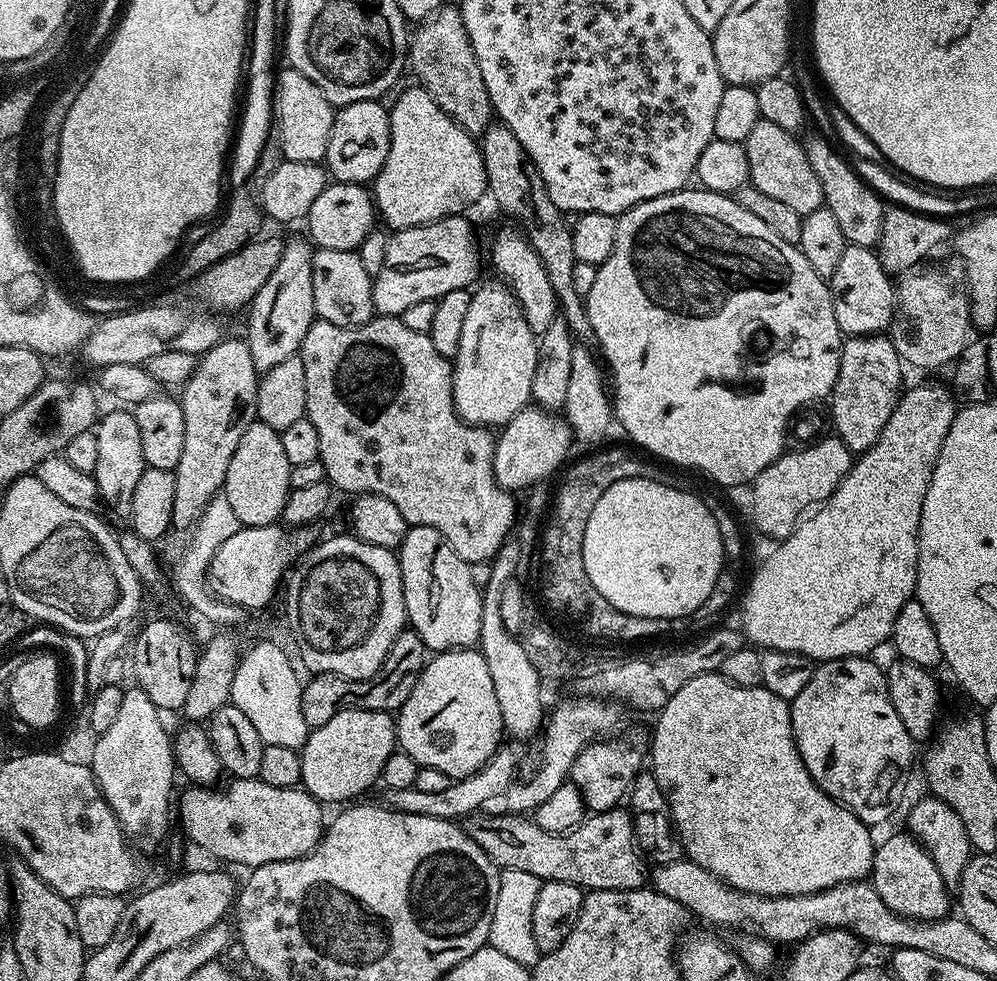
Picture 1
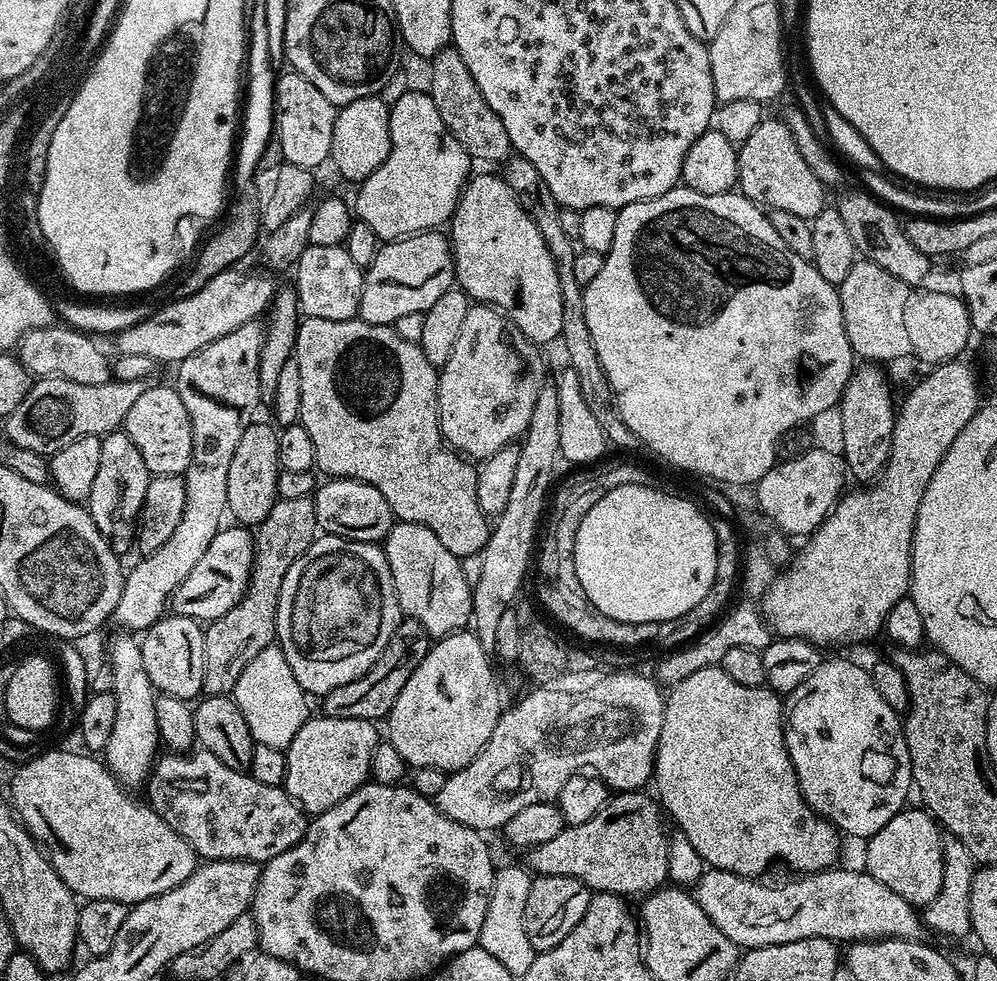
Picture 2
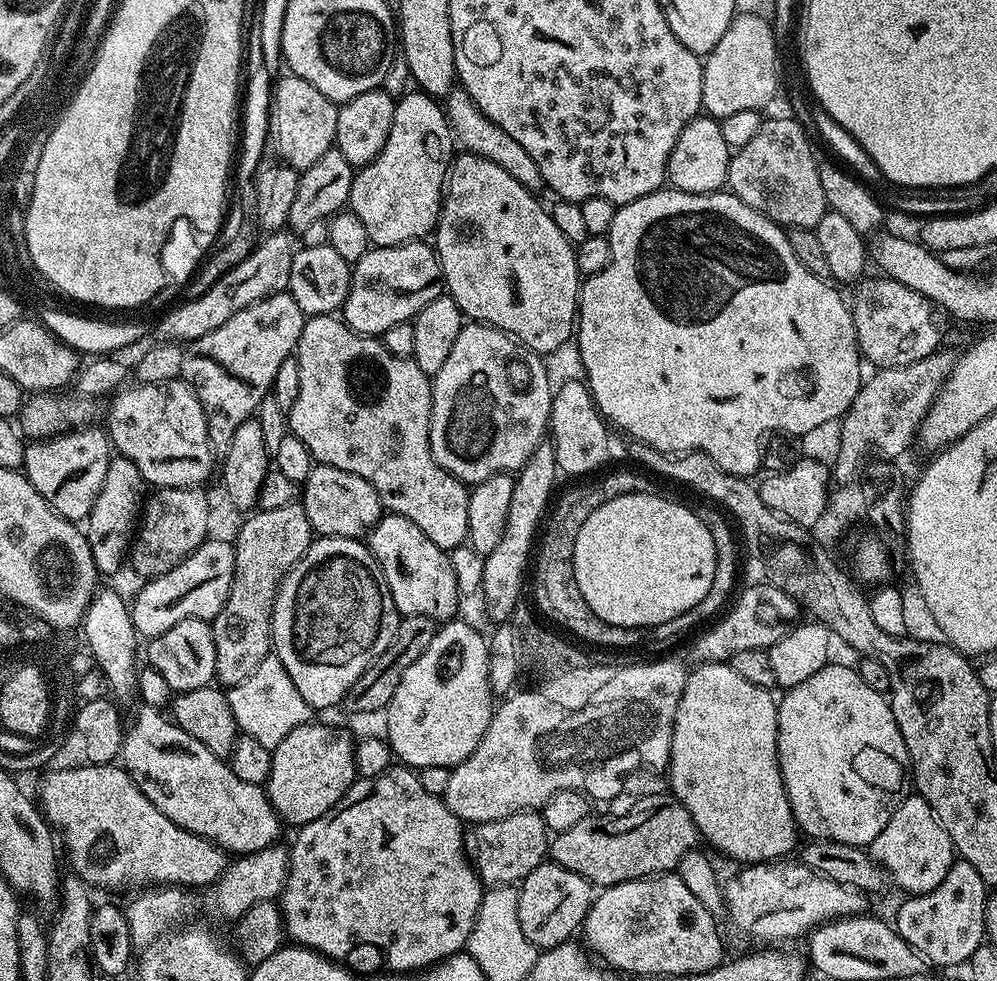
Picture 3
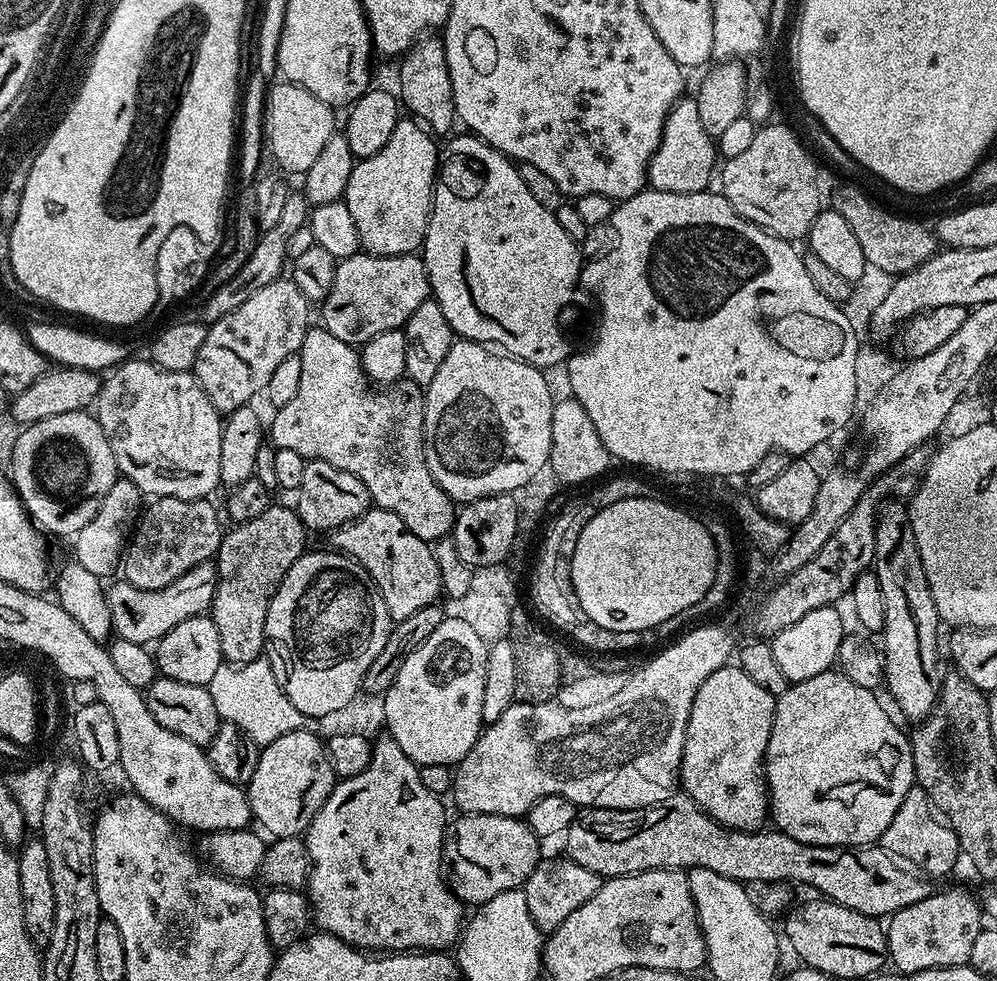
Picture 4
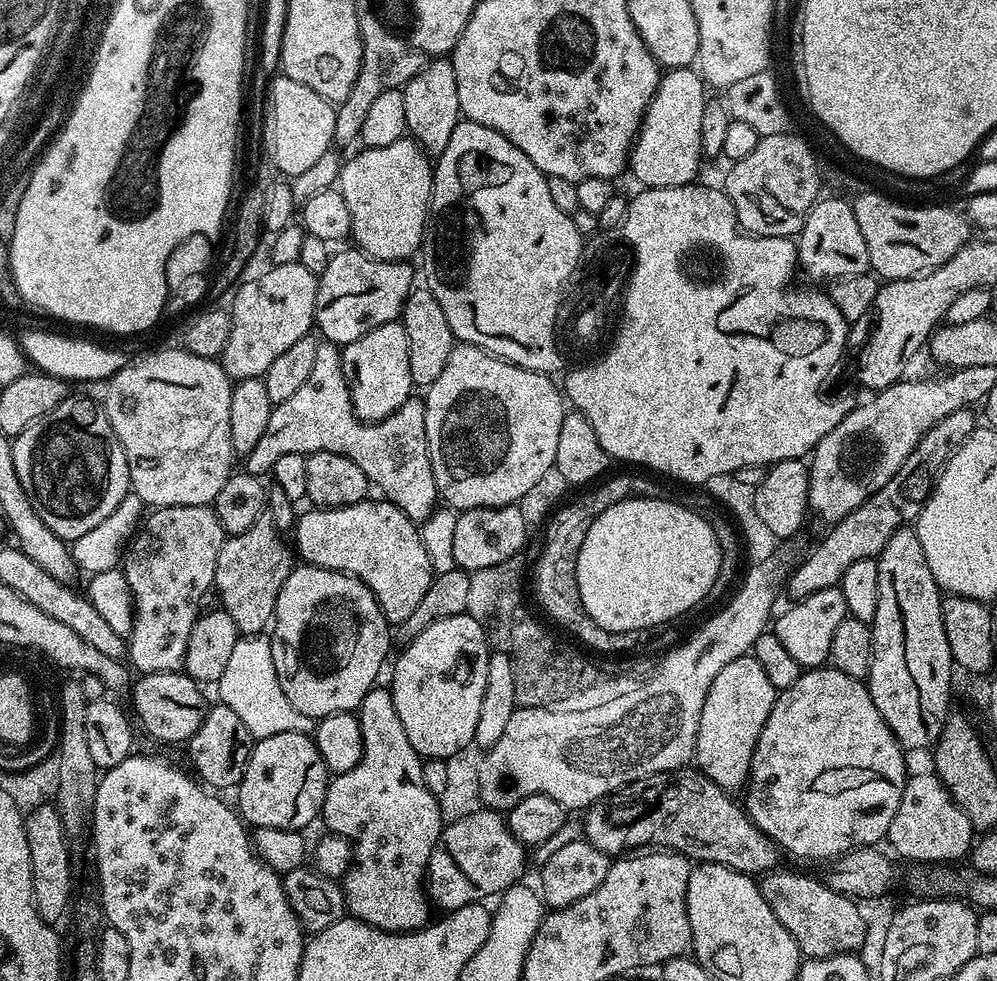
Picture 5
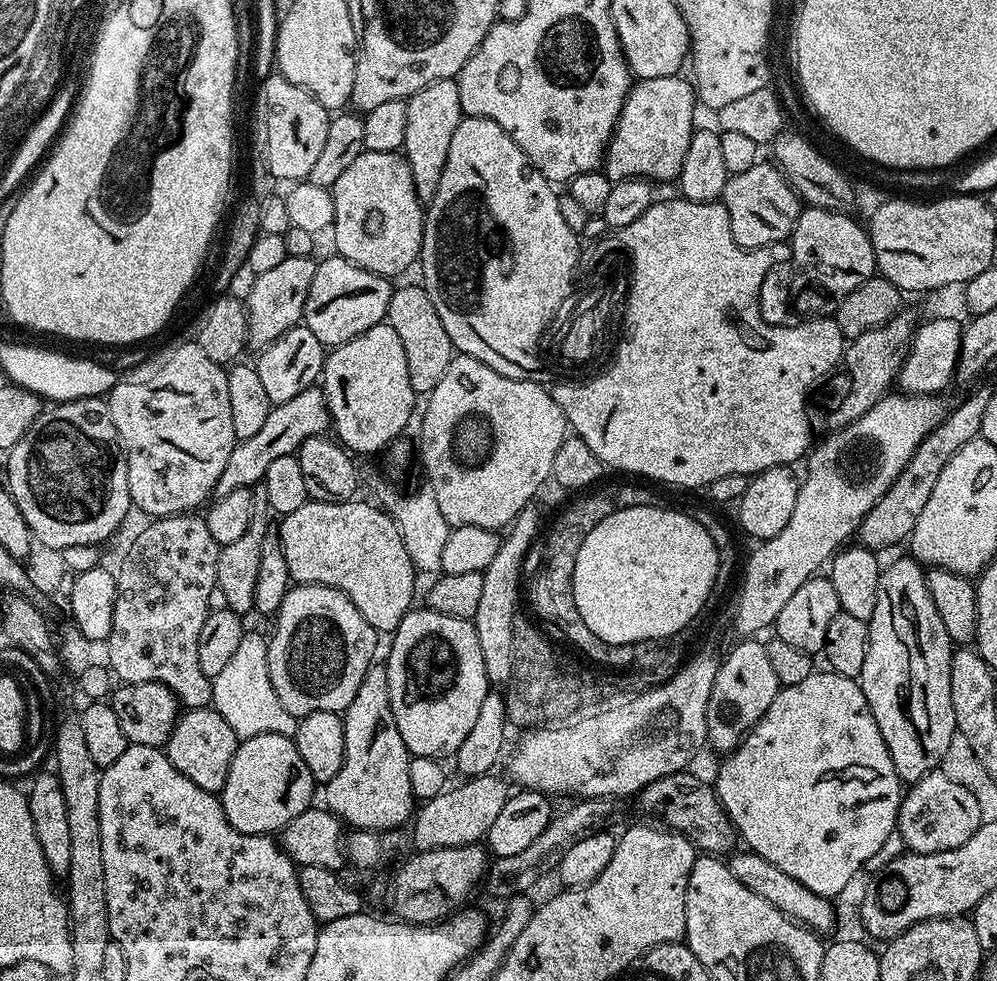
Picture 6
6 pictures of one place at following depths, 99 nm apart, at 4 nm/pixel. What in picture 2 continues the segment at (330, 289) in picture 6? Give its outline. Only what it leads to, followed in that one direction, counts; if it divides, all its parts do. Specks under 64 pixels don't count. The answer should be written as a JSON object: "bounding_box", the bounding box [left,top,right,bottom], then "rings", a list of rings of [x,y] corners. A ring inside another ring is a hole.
{"bounding_box":[359,230,456,326],"rings":[[[429,230],[402,240],[389,240],[376,249],[376,257],[364,273],[364,289],[359,319],[371,324],[394,326],[406,314],[427,312],[442,294],[454,286],[456,267],[452,261],[452,245],[443,231]]]}

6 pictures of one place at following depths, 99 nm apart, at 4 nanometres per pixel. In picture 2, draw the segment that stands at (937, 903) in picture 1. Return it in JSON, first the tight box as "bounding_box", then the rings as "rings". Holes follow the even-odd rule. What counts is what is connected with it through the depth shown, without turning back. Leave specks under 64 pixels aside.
{"bounding_box":[863,806,944,906],"rings":[[[905,806],[878,830],[878,834],[867,837],[866,844],[863,867],[878,878],[878,882],[890,886],[894,894],[906,898],[906,902],[914,906],[929,904],[938,898],[938,890],[942,890],[944,836],[931,812],[920,806]]]}

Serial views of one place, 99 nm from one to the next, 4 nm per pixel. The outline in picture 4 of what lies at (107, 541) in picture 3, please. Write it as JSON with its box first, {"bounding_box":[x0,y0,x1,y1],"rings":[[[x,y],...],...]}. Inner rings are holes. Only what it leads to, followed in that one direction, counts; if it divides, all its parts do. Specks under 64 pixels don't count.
{"bounding_box":[74,478,142,578],"rings":[[[118,478],[110,488],[102,506],[98,506],[98,514],[90,518],[86,526],[74,537],[76,552],[74,558],[90,570],[90,574],[107,578],[112,571],[119,569],[122,564],[122,553],[142,515],[142,493],[135,482],[127,478]]]}

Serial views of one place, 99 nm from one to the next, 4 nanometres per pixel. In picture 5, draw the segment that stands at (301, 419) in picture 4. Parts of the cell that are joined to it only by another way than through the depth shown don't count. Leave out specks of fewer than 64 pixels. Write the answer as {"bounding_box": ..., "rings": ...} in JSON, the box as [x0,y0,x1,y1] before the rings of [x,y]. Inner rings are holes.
{"bounding_box":[243,343,438,522],"rings":[[[317,343],[310,378],[306,378],[306,382],[302,382],[301,388],[291,398],[286,398],[286,402],[273,407],[266,434],[262,434],[258,446],[243,457],[243,471],[251,476],[267,477],[274,462],[278,462],[282,454],[291,452],[333,452],[350,458],[350,462],[357,464],[362,474],[366,474],[369,485],[376,487],[377,484],[379,495],[398,505],[414,522],[430,519],[438,507],[438,493],[426,442],[423,399],[408,399],[385,420],[360,420],[352,411],[348,383],[340,365],[340,348],[335,344]]]}

